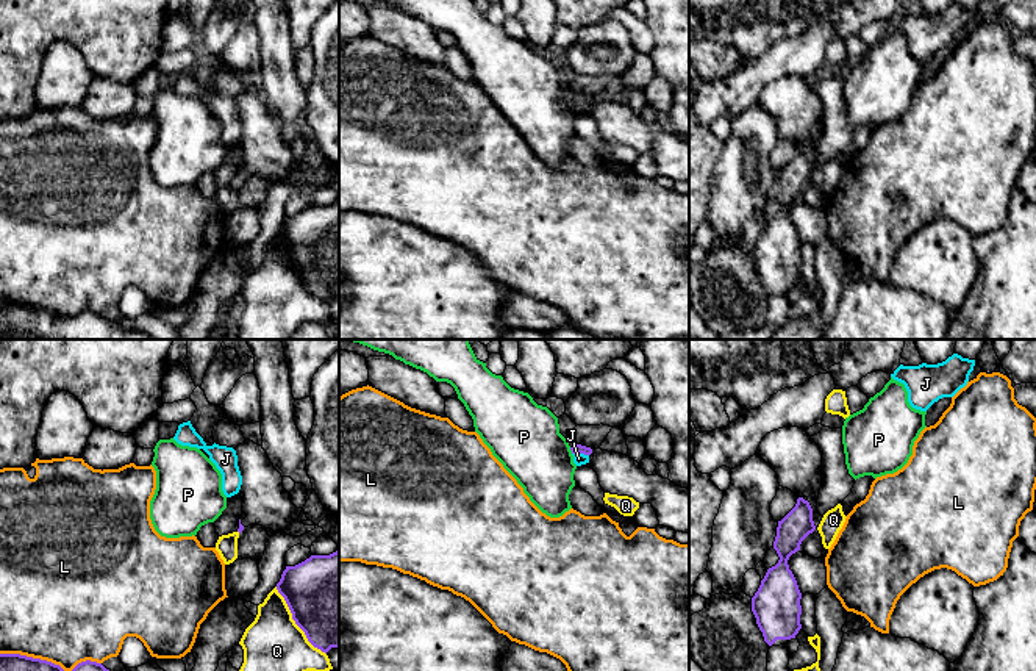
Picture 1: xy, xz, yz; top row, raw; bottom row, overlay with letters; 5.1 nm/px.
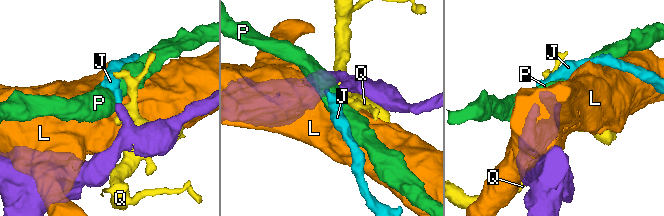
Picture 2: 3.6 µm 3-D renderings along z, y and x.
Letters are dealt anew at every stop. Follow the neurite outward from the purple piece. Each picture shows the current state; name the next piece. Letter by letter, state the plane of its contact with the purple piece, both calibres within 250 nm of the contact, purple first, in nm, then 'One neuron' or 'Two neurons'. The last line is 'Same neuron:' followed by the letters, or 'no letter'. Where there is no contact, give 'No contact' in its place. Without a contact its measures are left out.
J: Touches purple in xz. Thickness 50 nm (purple) against 60 nm. One neuron
L: Touches purple in xy. Thickness 100 nm (purple) against 480 nm. Two neurons
P: Touches purple in xz. Thickness 50 nm (purple) against 360 nm. Two neurons
Q: Touches purple in xy. Thickness 480 nm (purple) against 300 nm. Two neurons
Same neuron: J

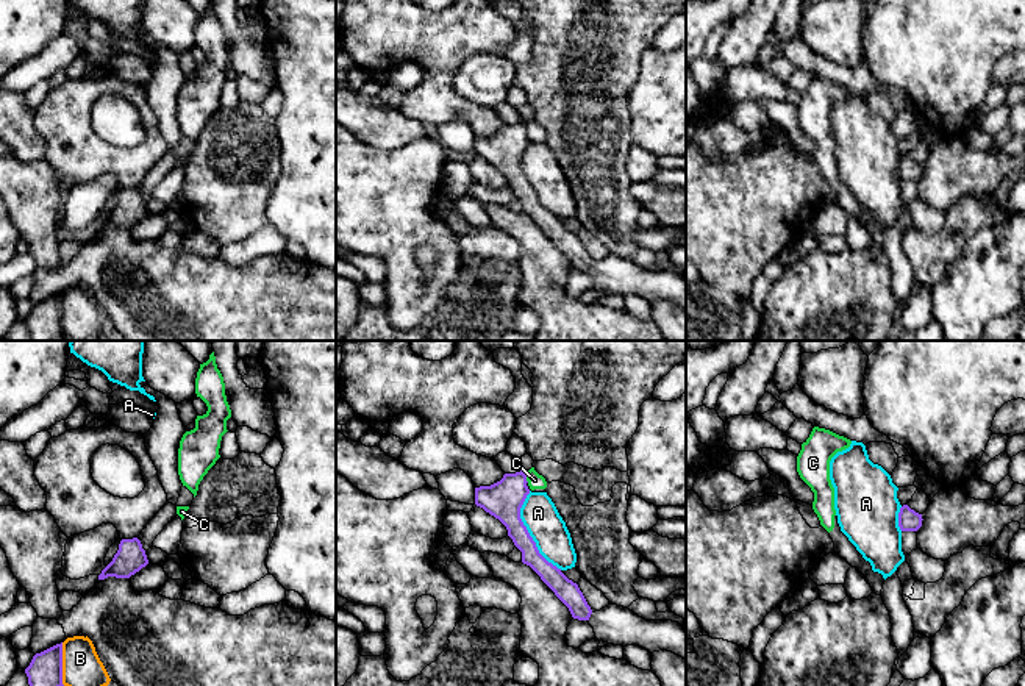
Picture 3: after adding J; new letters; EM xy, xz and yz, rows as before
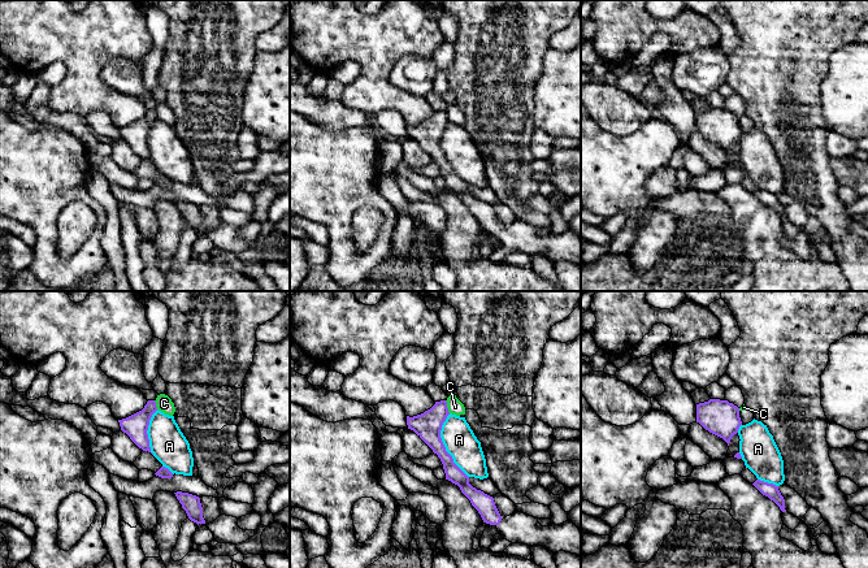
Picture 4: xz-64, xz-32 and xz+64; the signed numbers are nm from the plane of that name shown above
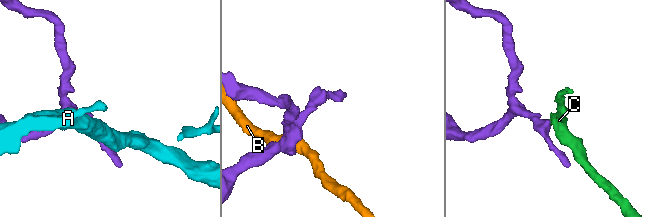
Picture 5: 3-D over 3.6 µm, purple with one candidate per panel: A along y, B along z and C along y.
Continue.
A: Touches purple in xz. Thickness 190 nm (purple) against 190 nm. Two neurons
B: Touches purple in xy. Thickness 180 nm (purple) against 200 nm. Two neurons
C: Touches purple in xz. Thickness 190 nm (purple) against 80 nm. Two neurons
Same neuron: no letter

